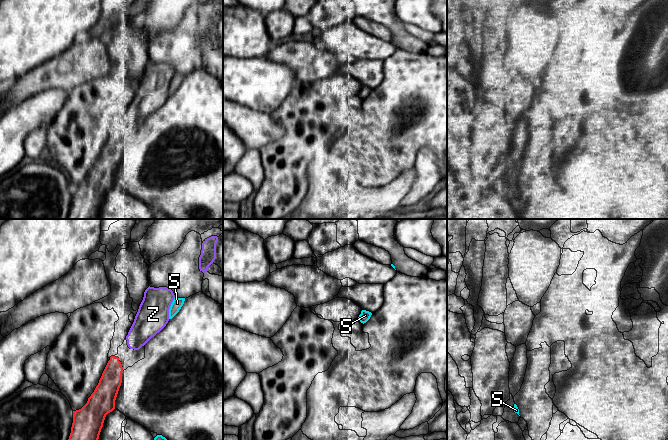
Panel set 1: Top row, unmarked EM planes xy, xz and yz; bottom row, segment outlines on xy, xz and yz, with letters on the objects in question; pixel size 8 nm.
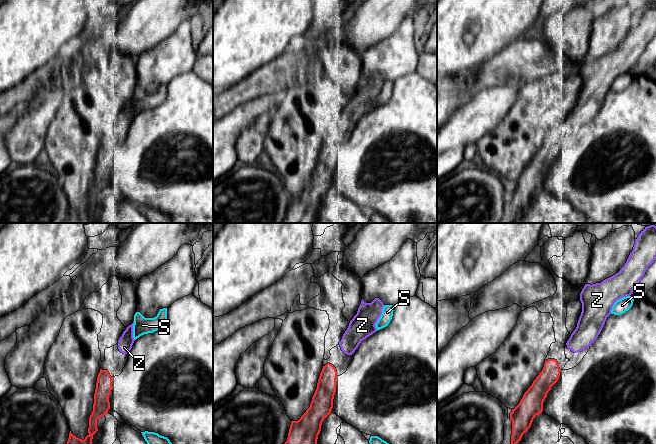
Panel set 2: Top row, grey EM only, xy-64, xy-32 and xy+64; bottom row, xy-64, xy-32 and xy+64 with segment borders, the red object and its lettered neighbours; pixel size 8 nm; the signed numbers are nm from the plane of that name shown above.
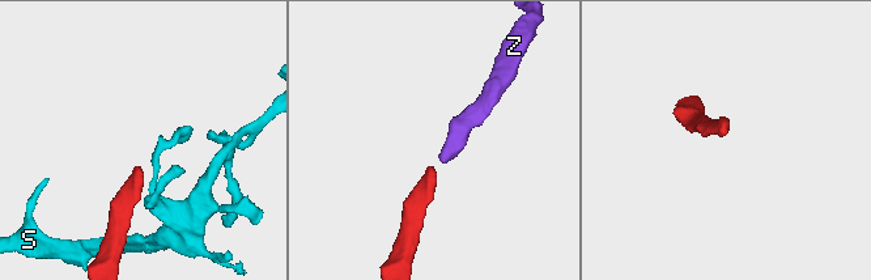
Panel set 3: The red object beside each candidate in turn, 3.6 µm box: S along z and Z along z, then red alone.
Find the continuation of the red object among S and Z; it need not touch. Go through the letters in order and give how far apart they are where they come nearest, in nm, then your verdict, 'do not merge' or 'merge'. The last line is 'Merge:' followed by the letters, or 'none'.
S: 400 nm | do not merge
Z: 120 nm | merge
Merge: Z

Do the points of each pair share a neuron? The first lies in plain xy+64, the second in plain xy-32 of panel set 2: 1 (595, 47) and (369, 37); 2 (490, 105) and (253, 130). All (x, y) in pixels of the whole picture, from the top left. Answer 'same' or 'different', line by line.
1: different
2: different

